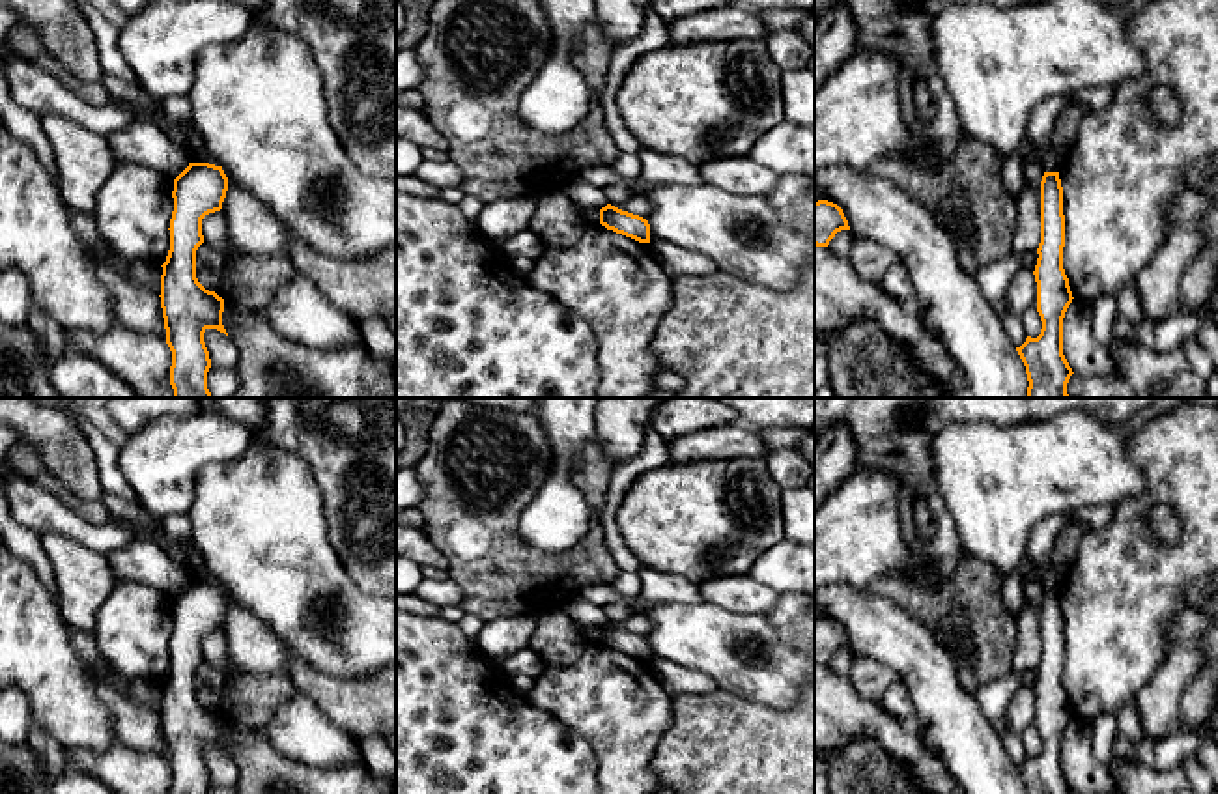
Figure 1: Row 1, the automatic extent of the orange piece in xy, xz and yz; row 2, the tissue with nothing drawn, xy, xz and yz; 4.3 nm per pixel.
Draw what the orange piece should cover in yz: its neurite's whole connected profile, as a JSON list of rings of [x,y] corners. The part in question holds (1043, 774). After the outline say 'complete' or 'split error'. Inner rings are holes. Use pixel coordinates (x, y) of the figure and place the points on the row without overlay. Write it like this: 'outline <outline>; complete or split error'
outline [[[1044,590],[1041,600],[1041,661],[1033,689],[1042,747],[1037,757],[1027,755],[1016,766],[1027,794],[1074,792],[1063,773],[1063,736],[1074,717],[1063,688],[1063,665],[1063,605],[1059,590]]]; complete

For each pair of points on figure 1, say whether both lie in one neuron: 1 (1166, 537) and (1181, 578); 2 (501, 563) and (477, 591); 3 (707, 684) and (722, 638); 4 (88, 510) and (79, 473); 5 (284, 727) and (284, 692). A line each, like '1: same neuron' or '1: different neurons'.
1: different neurons
2: same neuron
3: different neurons
4: different neurons
5: different neurons

